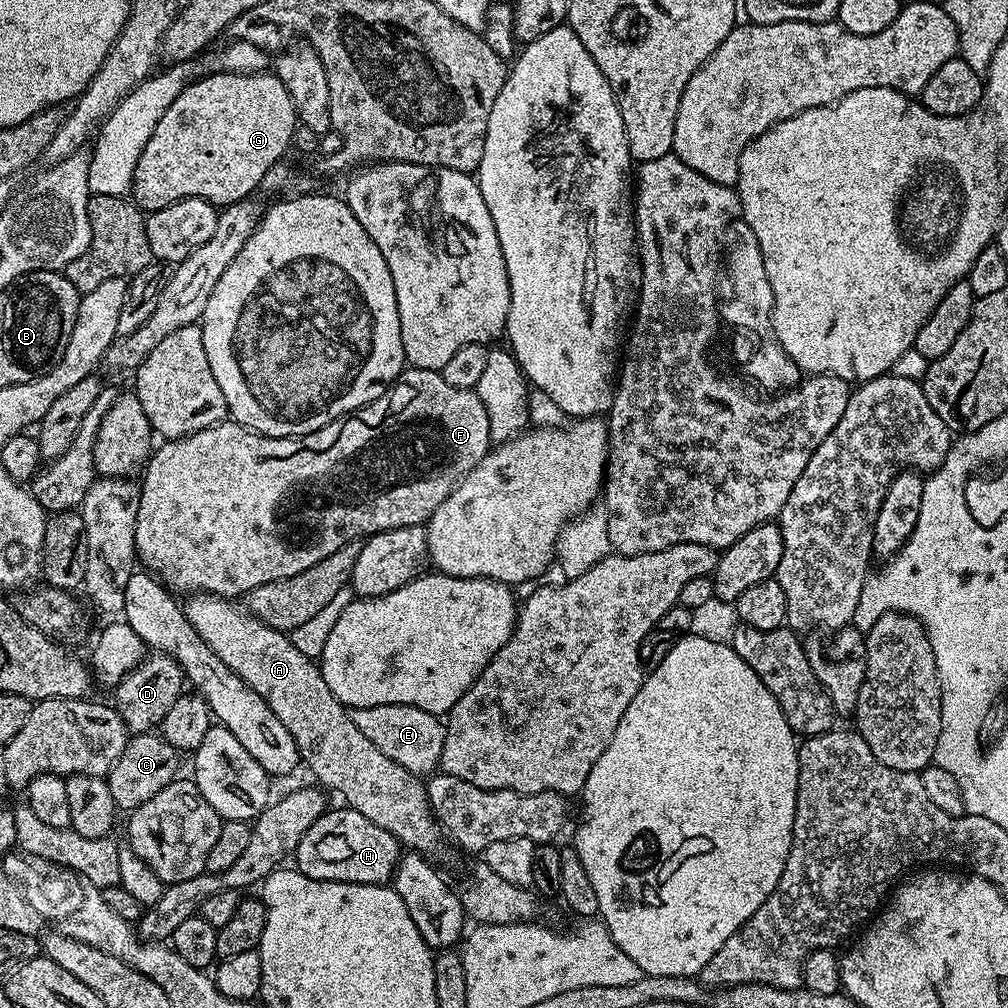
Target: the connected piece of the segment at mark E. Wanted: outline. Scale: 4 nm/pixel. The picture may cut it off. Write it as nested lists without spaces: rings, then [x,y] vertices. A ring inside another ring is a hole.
[[[379,704],[369,708],[351,709],[352,721],[366,738],[386,758],[398,762],[398,766],[406,766],[406,770],[417,774],[432,774],[439,769],[444,745],[445,721],[433,712],[422,710],[418,706],[405,704]]]

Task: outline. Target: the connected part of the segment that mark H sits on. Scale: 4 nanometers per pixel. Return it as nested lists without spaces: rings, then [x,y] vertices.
[[[347,806],[339,807],[324,812],[316,819],[314,826],[310,826],[306,834],[302,834],[302,842],[298,842],[294,853],[295,867],[315,880],[387,885],[395,877],[396,866],[400,863],[400,841],[382,830],[382,826],[374,826],[370,818],[362,818],[358,810]]]

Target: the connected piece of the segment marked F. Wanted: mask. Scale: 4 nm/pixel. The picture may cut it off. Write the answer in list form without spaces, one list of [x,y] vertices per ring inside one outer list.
[[[414,367],[401,372],[396,383],[386,394],[382,394],[382,398],[339,416],[334,422],[305,436],[263,436],[261,432],[253,432],[243,424],[215,424],[177,440],[164,440],[161,448],[159,445],[149,455],[148,462],[142,469],[144,480],[142,479],[136,519],[136,555],[147,571],[155,574],[169,589],[177,593],[206,592],[213,596],[240,598],[266,582],[274,582],[274,576],[281,580],[294,574],[302,574],[302,570],[310,570],[310,566],[322,562],[322,558],[330,558],[334,550],[346,546],[346,542],[351,540],[367,538],[398,526],[427,525],[434,510],[438,510],[438,506],[446,502],[448,495],[460,485],[461,478],[474,470],[478,462],[482,462],[493,444],[486,407],[479,401],[479,396],[473,389],[450,386],[450,382],[446,382],[446,378],[442,378],[439,371],[431,372]]]

